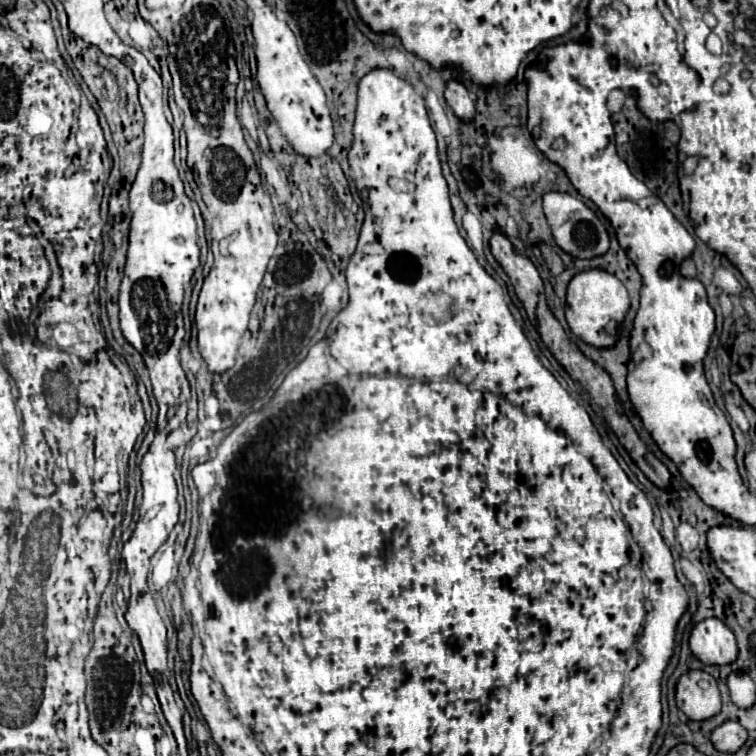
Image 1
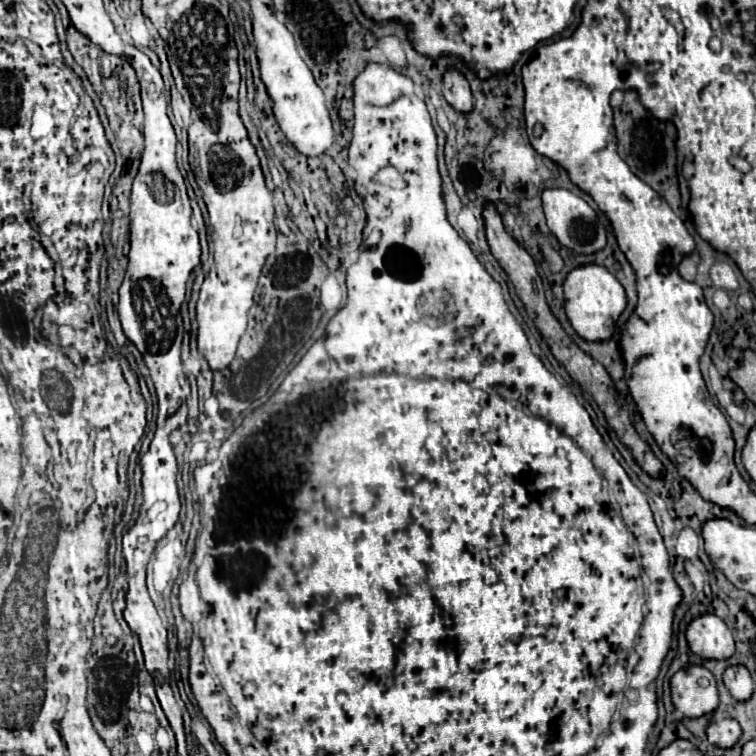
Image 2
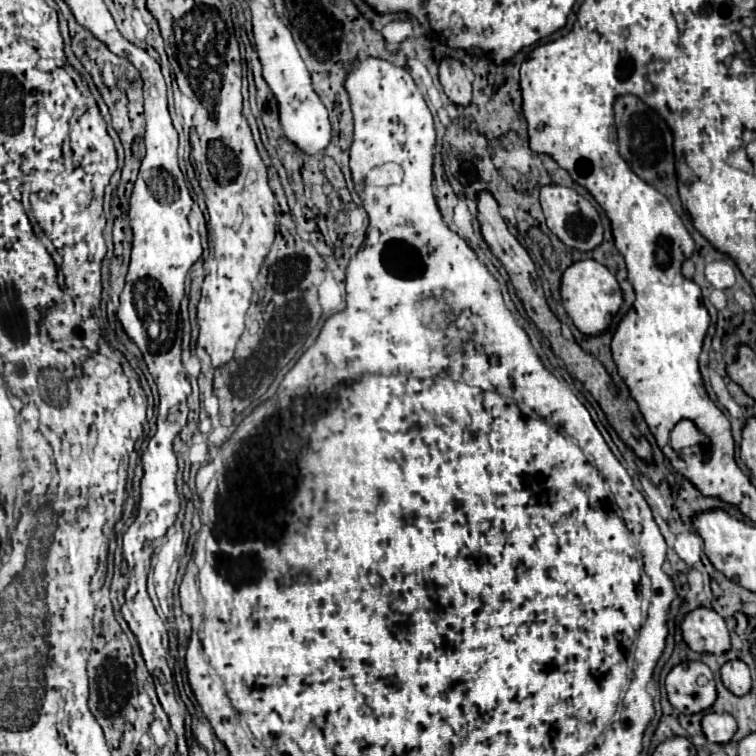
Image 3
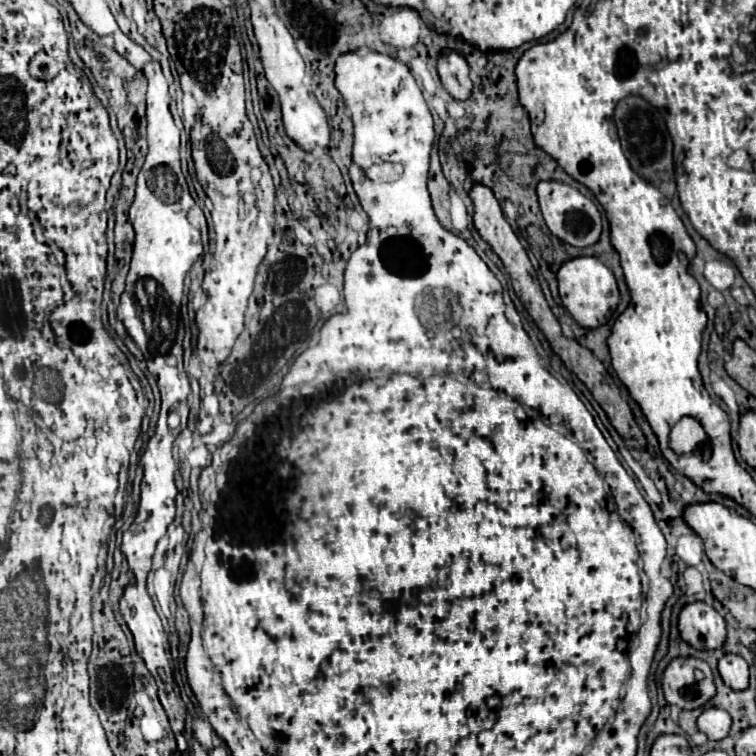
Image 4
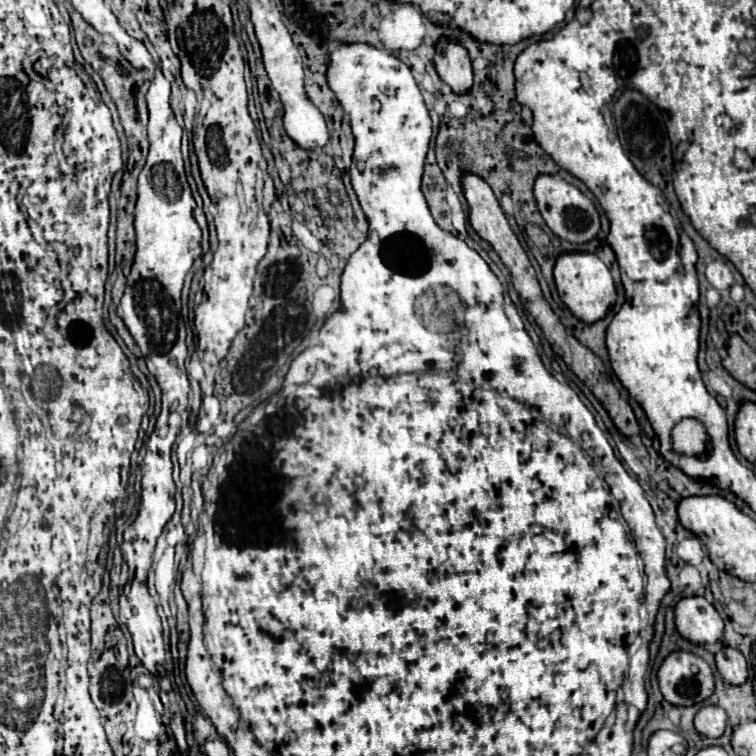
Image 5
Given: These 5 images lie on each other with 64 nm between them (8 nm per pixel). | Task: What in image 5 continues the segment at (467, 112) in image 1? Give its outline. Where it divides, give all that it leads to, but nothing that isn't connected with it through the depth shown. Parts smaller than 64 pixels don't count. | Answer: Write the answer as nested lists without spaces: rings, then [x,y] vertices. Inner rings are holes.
[[[442,38],[436,44],[434,56],[436,72],[442,82],[446,82],[452,92],[466,94],[472,88],[472,64],[466,48],[458,46],[458,42]]]

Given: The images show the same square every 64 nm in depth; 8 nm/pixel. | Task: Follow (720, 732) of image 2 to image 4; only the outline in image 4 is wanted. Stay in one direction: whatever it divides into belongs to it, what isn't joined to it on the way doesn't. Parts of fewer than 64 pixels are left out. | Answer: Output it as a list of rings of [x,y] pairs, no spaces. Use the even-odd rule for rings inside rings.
[[[708,708],[698,718],[700,732],[704,732],[710,740],[726,738],[730,732],[730,726],[732,726],[732,718],[728,716],[728,712],[724,712],[720,708]]]

